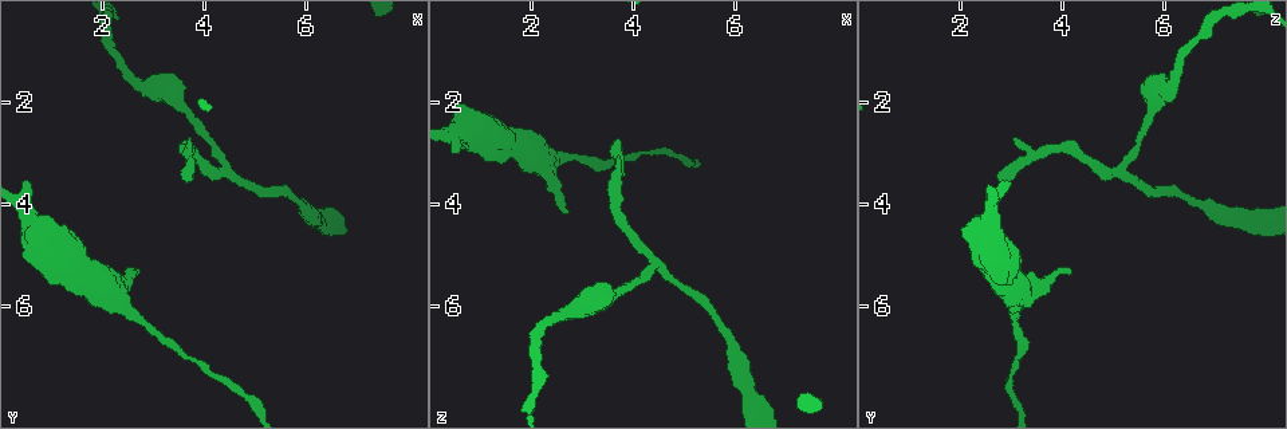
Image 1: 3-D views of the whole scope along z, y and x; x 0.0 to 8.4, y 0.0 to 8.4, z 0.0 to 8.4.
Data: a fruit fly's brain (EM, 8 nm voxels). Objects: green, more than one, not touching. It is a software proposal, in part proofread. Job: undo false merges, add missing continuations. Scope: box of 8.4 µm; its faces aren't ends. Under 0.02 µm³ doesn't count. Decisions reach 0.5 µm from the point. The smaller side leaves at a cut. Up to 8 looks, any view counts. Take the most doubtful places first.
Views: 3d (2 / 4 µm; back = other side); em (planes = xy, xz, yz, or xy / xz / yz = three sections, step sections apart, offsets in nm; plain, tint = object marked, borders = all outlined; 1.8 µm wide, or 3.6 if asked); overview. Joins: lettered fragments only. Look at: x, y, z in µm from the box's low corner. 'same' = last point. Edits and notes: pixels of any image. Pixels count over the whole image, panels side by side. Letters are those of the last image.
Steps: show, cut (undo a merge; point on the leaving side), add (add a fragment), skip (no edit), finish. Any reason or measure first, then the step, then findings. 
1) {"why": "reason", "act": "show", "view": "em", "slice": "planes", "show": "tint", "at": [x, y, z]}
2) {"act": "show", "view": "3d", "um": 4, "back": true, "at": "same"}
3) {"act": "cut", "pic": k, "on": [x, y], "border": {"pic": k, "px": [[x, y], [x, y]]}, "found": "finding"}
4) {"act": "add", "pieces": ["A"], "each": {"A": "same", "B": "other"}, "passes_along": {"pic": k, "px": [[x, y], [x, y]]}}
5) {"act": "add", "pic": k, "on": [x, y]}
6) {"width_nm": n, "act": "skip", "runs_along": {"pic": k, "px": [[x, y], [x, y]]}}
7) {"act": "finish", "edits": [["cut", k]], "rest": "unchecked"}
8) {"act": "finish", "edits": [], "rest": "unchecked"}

{"why": "branch point", "act": "show", "view": "em", "slice": "planes", "show": "borders", "at": [4.45, 3.30, 5.20]}

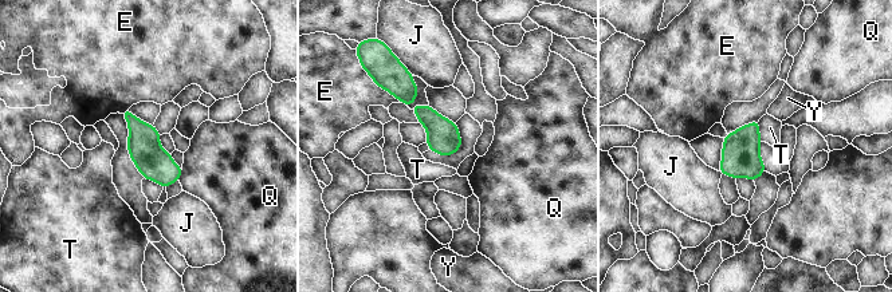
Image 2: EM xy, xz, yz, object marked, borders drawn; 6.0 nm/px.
{"act": "skip", "each": {"E": "other", "J": "other", "Q": "other", "T": "other", "Y": "other"}, "runs_along": {"pic": 2, "px": [[407, 77], [407, 99], [452, 149]]}, "found": "one neuron here"}

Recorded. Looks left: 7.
{"act": "show", "view": "em", "slice": "xz", "step": 4, "show": "borders", "at": [0.55, 3.60, 2.95]}

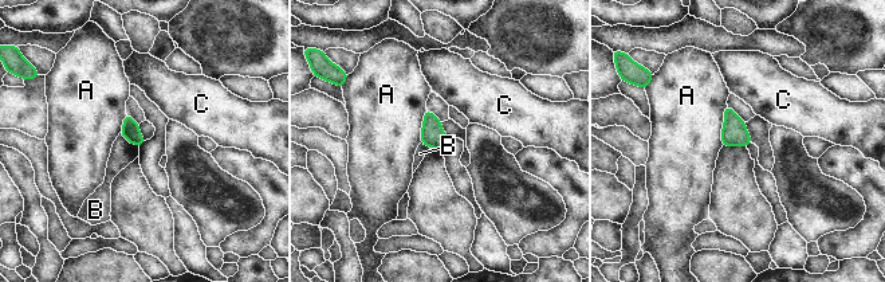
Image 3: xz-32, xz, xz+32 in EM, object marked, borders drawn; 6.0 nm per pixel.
{"why": "cut it another way", "act": "show", "view": "em", "slice": "planes", "show": "borders", "at": "same"}

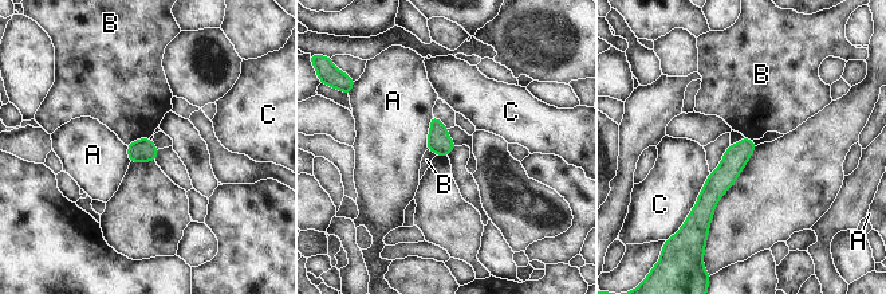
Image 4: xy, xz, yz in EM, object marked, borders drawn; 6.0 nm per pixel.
{"width_nm": 130, "act": "skip", "each": {"A": "other", "B": "other", "C": "other"}, "runs_along": {"pic": 4, "px": [[749, 144], [712, 191], [705, 215]]}, "found": "none of them fits"}

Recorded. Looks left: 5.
{"why": "tapers out", "act": "show", "view": "em", "slice": "xy", "step": 16, "show": "borders", "at": [3.70, 2.70, 3.00]}

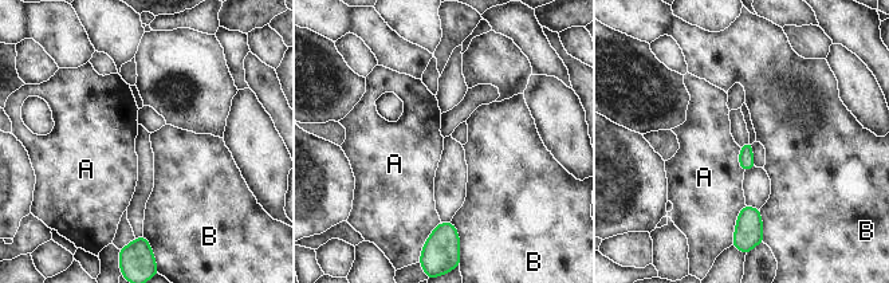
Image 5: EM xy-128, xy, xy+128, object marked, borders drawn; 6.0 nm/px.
{"act": "skip", "each": {"A": "other", "B": "other"}, "found": "no lettered fragment goes on from it"}

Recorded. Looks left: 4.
{"act": "finish", "edits": [], "rest": "unchecked"}

